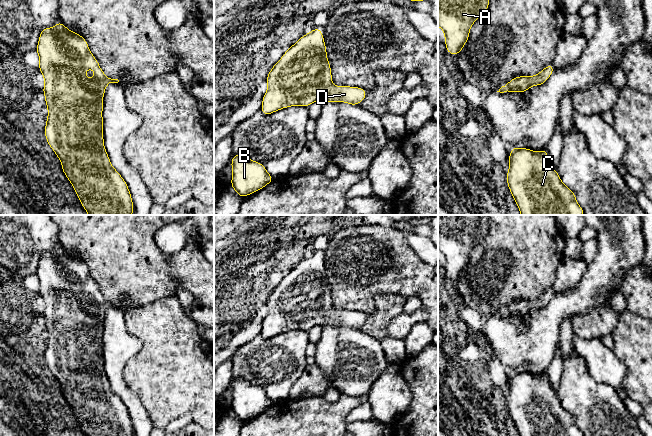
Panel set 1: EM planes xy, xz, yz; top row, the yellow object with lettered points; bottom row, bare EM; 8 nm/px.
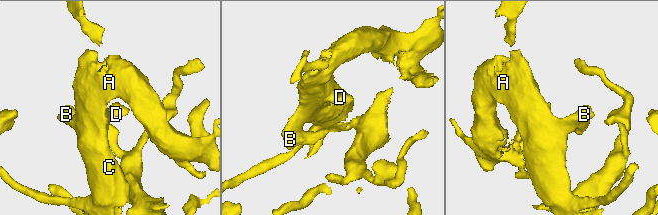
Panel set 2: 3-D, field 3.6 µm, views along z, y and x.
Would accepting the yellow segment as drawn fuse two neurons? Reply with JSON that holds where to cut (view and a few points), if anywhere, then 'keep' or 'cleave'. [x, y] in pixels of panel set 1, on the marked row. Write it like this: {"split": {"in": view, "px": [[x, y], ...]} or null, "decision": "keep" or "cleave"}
{"split": null, "decision": "keep"}

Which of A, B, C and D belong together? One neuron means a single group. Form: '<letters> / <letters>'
A B C D

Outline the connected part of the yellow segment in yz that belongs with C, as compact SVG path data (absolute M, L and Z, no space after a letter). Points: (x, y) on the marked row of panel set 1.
M512 146L508 157L509 171L506 173L507 185L521 215L584 215L584 210L576 202L576 194L560 179L557 169L549 169L547 148L532 151L527 147Z

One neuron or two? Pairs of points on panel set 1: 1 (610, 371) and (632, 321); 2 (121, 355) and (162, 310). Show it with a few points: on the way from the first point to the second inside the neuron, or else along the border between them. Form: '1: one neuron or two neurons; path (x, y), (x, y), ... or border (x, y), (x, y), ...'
1: two neurons; border (612, 350), (626, 368), (624, 378)
2: two neurons; border (124, 317), (127, 330), (141, 342), (129, 359)

